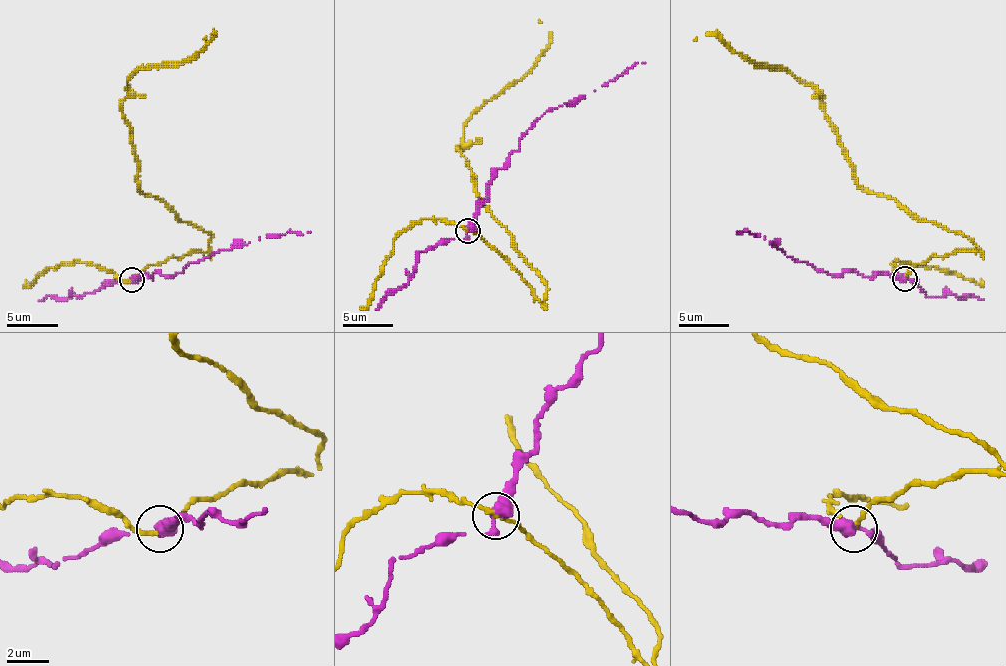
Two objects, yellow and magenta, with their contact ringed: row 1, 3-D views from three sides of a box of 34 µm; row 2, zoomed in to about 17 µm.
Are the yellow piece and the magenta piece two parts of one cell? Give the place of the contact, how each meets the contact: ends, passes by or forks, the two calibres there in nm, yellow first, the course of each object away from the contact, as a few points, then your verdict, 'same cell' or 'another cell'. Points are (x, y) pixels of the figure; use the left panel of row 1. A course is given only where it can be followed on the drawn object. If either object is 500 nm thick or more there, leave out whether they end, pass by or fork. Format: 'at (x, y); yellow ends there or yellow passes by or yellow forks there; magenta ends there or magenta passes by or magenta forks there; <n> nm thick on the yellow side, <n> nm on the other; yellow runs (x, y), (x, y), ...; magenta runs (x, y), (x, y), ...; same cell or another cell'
at (132, 279); 220 nm thick on the yellow side, 600 nm on the other; yellow runs (132, 280), (208, 250), (208, 232), (140, 189), (122, 112), (135, 72), (183, 64), (216, 34), (203, 39); magenta runs (132, 280), (158, 272), (175, 275), (211, 255), (241, 247), (259, 237), (310, 232); another cell

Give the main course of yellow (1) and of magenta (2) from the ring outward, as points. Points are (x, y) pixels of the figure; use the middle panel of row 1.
1: (469, 231), (544, 304), (544, 279), (476, 188), (458, 151), (464, 123), (519, 80), (552, 40), (539, 20)
2: (469, 231), (494, 173), (547, 110), (577, 100), (637, 63), (645, 63)

